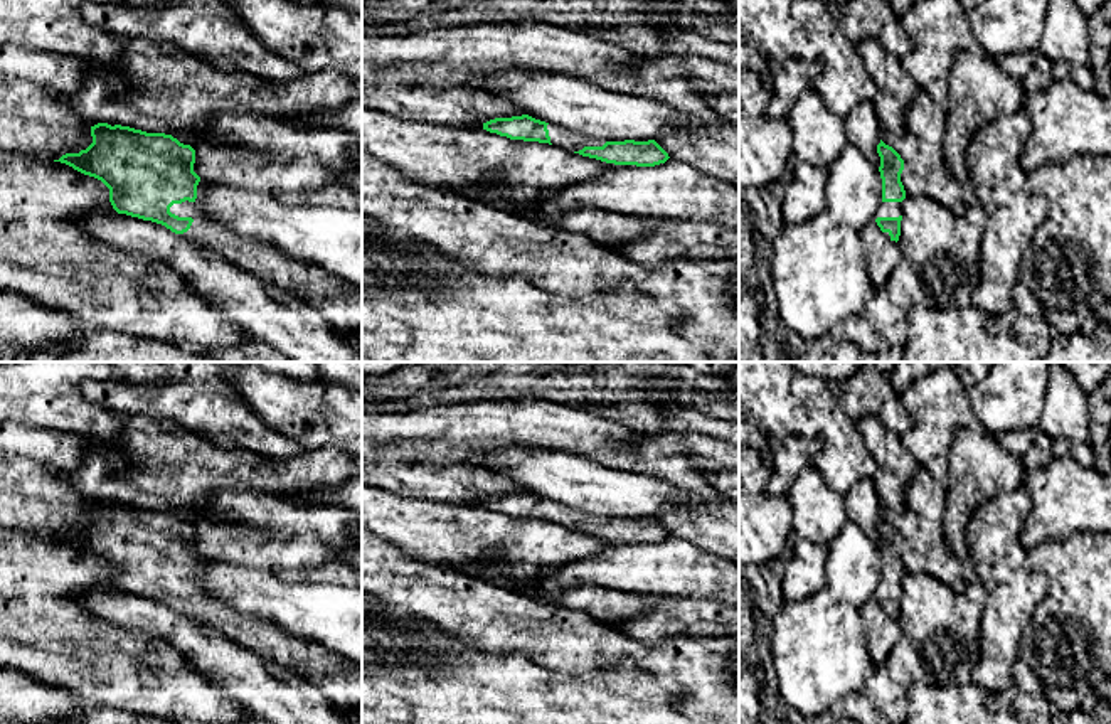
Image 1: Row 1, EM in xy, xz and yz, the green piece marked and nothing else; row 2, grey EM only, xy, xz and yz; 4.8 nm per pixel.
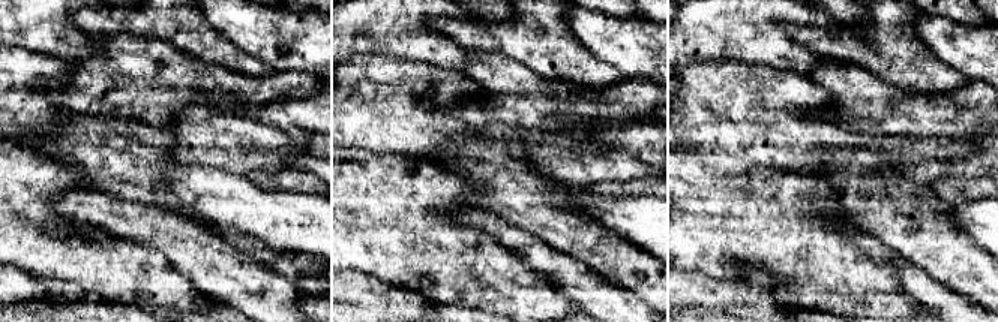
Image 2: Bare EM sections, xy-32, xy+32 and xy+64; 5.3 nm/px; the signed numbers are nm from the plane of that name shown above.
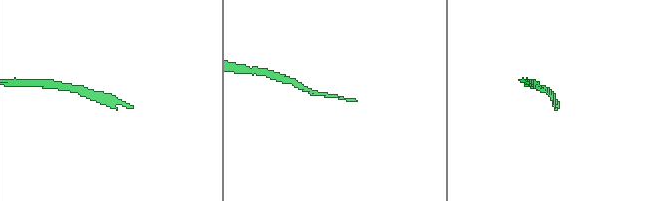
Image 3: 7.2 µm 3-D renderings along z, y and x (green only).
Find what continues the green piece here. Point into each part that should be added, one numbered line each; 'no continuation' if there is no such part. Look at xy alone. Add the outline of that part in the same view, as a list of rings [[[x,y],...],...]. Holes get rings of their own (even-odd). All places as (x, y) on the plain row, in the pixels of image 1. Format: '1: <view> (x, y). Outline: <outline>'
1: xy (340, 681). Outline: [[[195,579],[173,581],[170,589],[194,596],[183,615],[221,630],[239,645],[306,677],[340,712],[362,714],[362,667],[322,645],[301,641],[258,616],[239,615],[204,594]]]

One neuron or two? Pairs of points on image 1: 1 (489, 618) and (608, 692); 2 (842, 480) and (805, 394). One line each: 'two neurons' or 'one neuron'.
1: two neurons
2: one neuron

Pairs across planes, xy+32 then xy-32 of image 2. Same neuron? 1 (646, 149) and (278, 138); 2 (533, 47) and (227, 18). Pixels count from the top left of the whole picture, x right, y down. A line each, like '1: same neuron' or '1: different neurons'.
1: same neuron
2: different neurons

